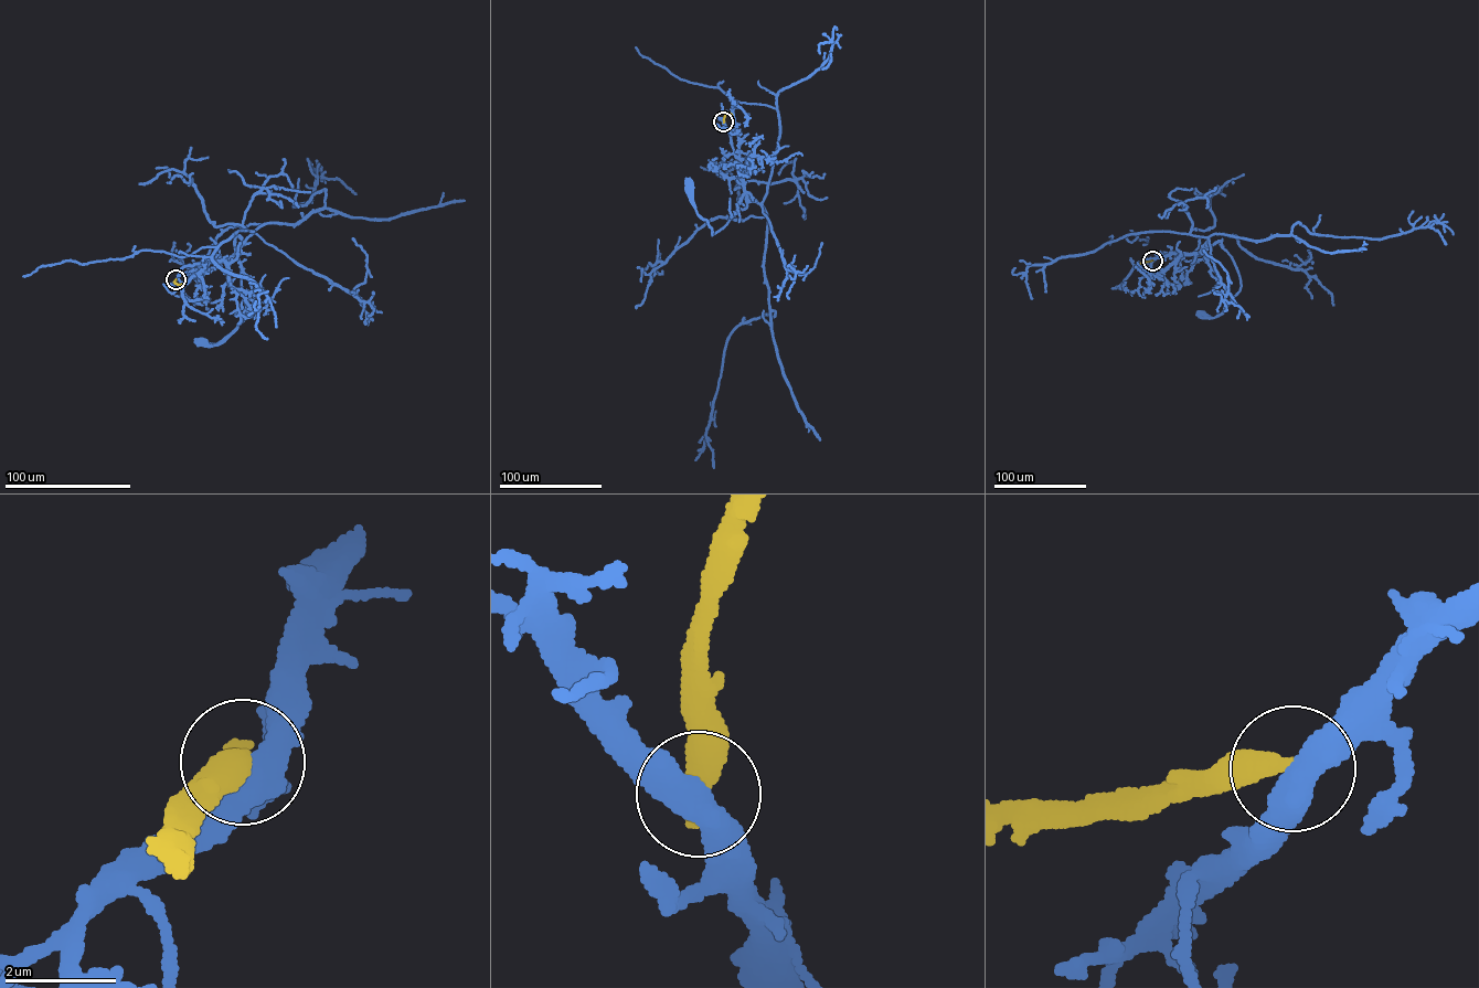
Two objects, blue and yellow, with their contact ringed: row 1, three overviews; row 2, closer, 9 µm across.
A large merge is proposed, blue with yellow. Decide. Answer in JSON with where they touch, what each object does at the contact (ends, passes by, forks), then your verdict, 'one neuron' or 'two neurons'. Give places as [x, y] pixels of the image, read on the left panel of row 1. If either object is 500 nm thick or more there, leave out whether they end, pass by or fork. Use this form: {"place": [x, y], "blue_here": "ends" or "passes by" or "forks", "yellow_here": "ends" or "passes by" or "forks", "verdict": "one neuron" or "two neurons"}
{"place": [176, 279], "verdict": "two neurons"}

